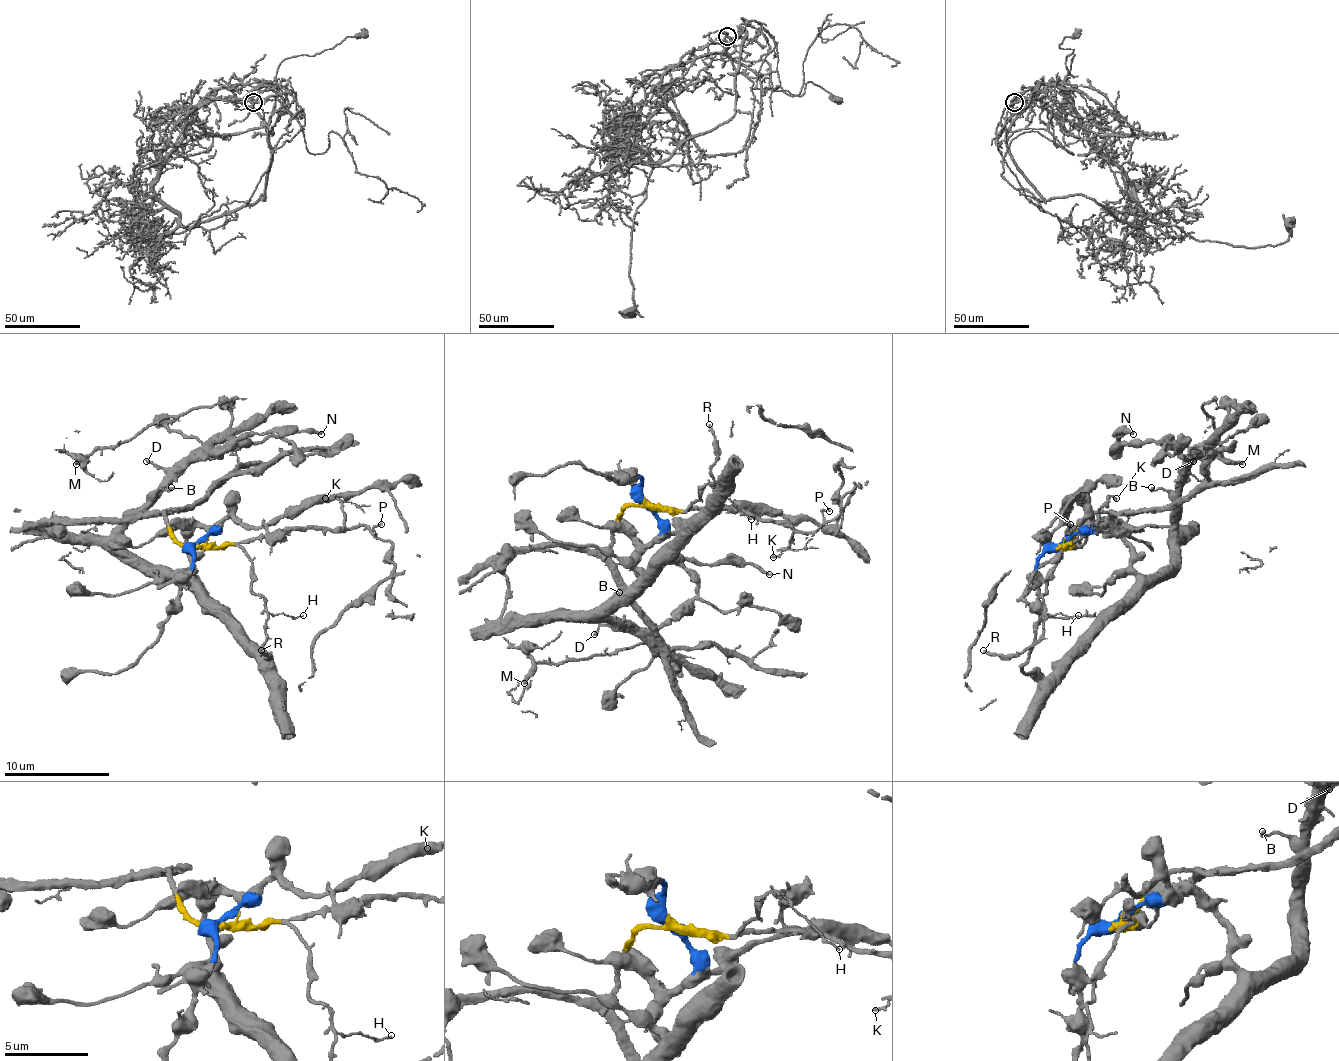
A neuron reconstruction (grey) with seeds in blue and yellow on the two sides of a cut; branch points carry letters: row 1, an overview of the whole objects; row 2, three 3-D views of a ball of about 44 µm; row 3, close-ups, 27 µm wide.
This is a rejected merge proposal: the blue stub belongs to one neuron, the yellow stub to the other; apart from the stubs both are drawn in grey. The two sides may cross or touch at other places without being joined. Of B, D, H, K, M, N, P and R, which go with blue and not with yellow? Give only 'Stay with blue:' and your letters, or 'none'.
Stay with blue: B, D, M, N

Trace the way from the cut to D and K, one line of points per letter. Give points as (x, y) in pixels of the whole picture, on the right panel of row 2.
D: (1061, 544), (1109, 526), (1130, 550), (1130, 565), (1156, 576), (1172, 563), (1172, 503), (1193, 461)
K: (1061, 544), (1069, 542), (1067, 531), (1090, 526), (1101, 505), (1109, 497), (1117, 497)

